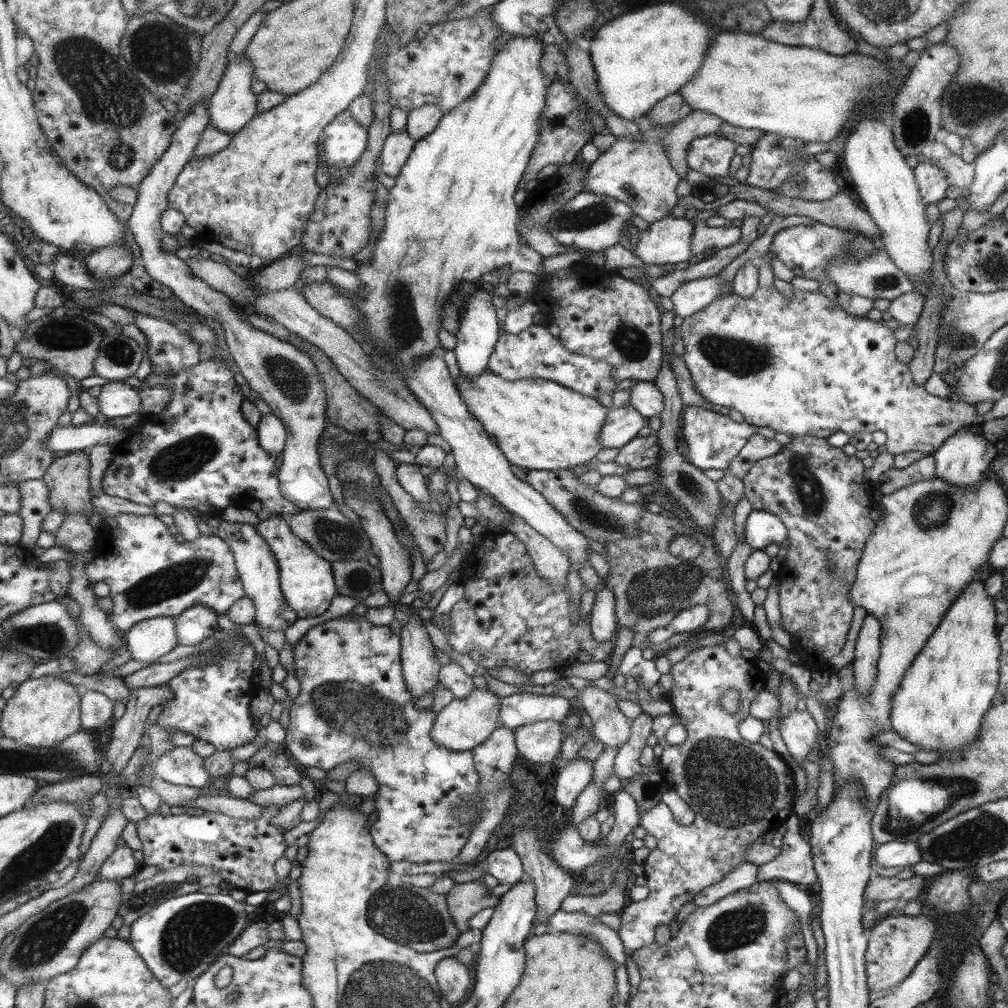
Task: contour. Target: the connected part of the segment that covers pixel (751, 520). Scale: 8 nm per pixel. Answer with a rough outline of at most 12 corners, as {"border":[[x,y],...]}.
{"border":[[769,511],[749,512],[745,544],[784,545],[787,527]]}

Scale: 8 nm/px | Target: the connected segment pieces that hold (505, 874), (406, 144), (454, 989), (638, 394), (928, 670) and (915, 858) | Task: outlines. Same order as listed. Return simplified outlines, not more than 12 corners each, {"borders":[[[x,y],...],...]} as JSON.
{"borders":[[[508,845],[489,852],[486,874],[499,885],[522,878],[520,858]],[[390,131],[381,149],[381,172],[396,177],[415,141]],[[452,956],[437,962],[441,994],[453,1004],[471,984],[465,964]],[[652,381],[629,387],[629,405],[646,420],[660,416],[662,394]],[[982,580],[953,601],[889,709],[918,750],[969,747],[999,690]],[[891,841],[875,849],[881,868],[913,866],[921,860],[916,841]]]}

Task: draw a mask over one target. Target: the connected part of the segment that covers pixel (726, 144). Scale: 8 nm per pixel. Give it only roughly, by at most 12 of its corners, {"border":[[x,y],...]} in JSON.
{"border":[[717,133],[685,148],[687,168],[709,177],[712,192],[717,176],[732,174],[735,144]]}

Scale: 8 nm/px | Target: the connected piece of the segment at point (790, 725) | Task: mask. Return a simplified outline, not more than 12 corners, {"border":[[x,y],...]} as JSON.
{"border":[[807,709],[781,719],[778,731],[795,763],[809,760],[817,727]]}

